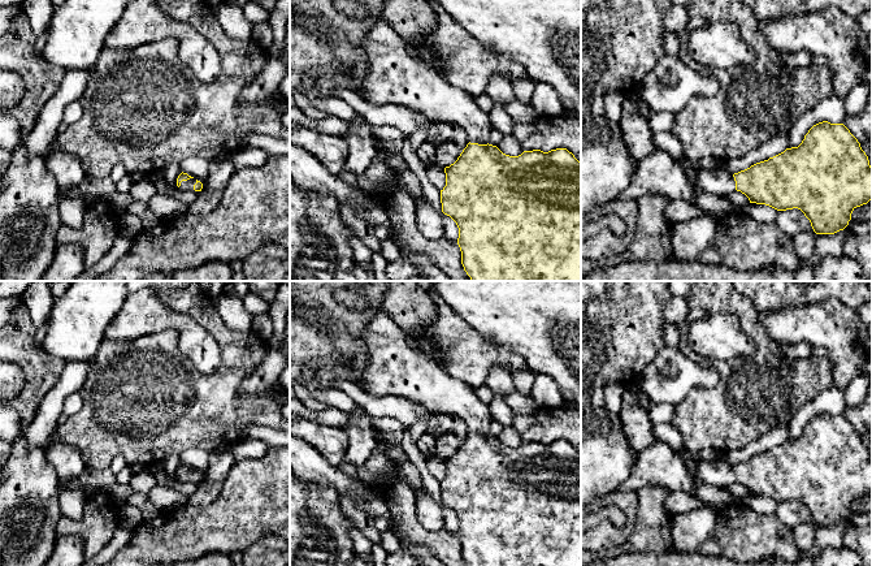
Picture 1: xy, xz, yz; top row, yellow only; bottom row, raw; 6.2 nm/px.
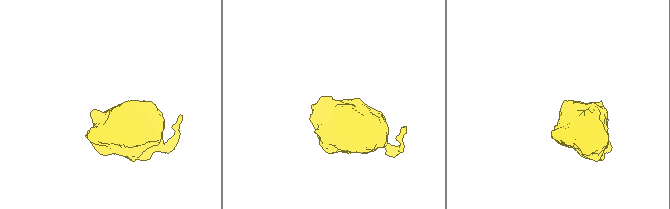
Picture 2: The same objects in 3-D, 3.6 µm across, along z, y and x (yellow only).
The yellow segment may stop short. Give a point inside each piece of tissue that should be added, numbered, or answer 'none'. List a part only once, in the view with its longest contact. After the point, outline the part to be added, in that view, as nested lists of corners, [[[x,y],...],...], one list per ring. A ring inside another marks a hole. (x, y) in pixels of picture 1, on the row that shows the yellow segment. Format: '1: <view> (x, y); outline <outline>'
1: xz (394, 77); outline [[[386,21],[372,25],[364,48],[369,59],[363,86],[366,101],[413,108],[431,122],[463,128],[470,143],[489,143],[490,118],[476,99],[446,82],[430,65],[411,57],[403,39]]]

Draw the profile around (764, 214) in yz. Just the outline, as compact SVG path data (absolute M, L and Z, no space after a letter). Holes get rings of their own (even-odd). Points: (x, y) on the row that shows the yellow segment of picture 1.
M749 203L742 207L742 212L759 222L771 224L775 222L778 211L765 204Z

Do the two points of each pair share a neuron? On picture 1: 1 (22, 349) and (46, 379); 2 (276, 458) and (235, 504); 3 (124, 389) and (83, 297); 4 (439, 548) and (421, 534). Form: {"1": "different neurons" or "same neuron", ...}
{"1": "same neuron", "2": "same neuron", "3": "different neurons", "4": "same neuron"}

